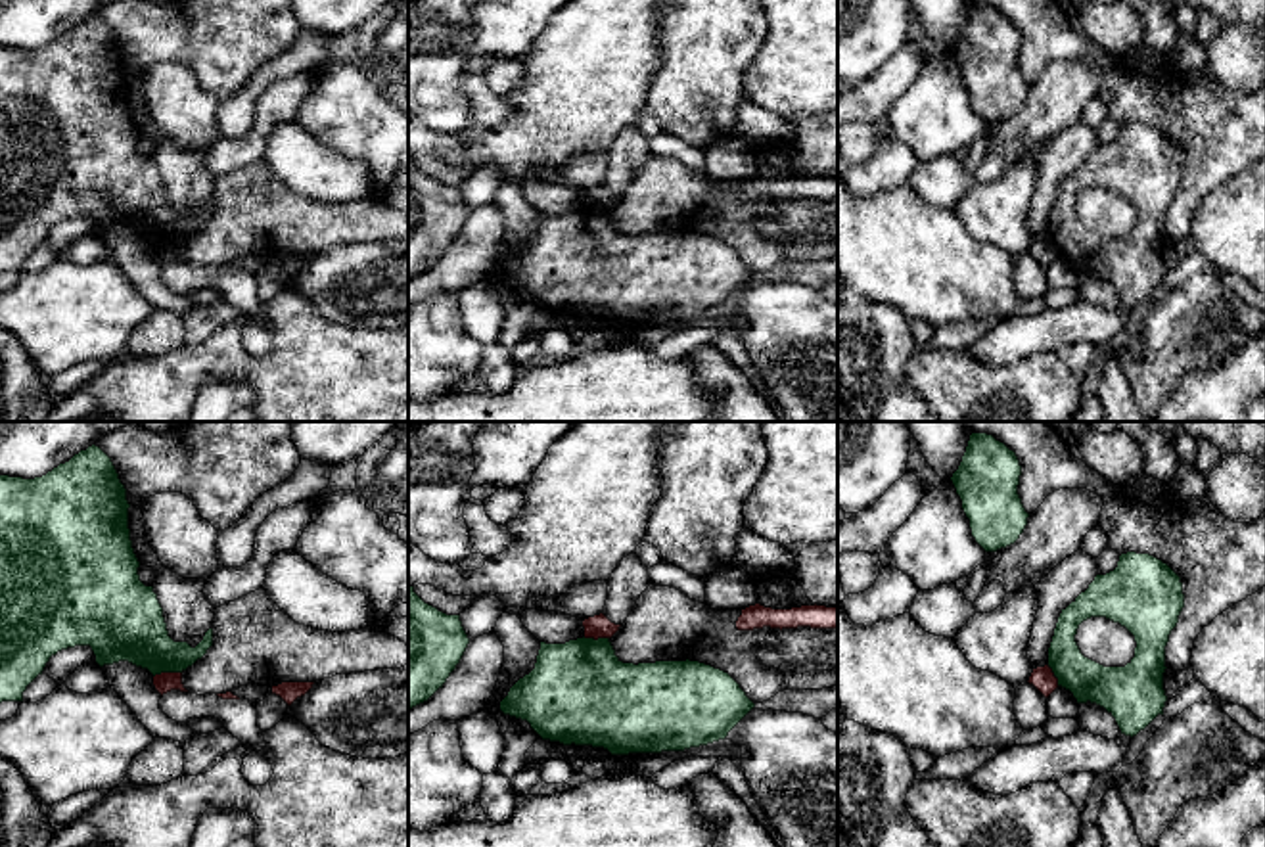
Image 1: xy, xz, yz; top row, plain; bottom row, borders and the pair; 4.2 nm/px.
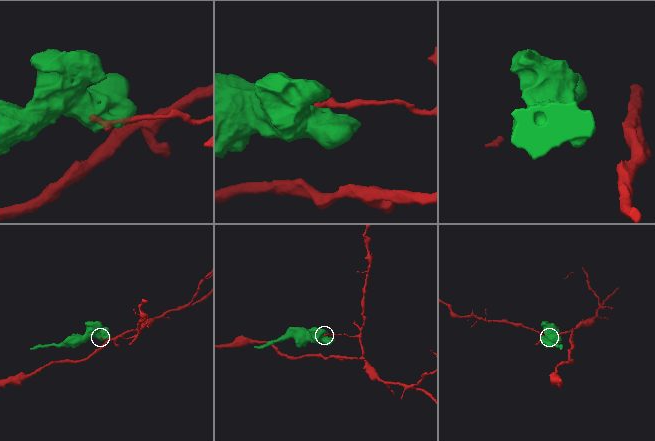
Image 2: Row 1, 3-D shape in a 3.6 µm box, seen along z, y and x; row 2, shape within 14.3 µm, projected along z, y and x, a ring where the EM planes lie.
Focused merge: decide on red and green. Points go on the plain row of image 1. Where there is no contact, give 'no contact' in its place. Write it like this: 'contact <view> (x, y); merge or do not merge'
contact xy (167, 244); do not merge

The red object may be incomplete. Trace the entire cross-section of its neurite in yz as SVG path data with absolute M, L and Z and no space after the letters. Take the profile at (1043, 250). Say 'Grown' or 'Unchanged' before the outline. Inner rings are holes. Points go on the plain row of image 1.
Unchanged. M1048 236L1033 240L1029 251L1045 268L1058 259L1058 249Z

